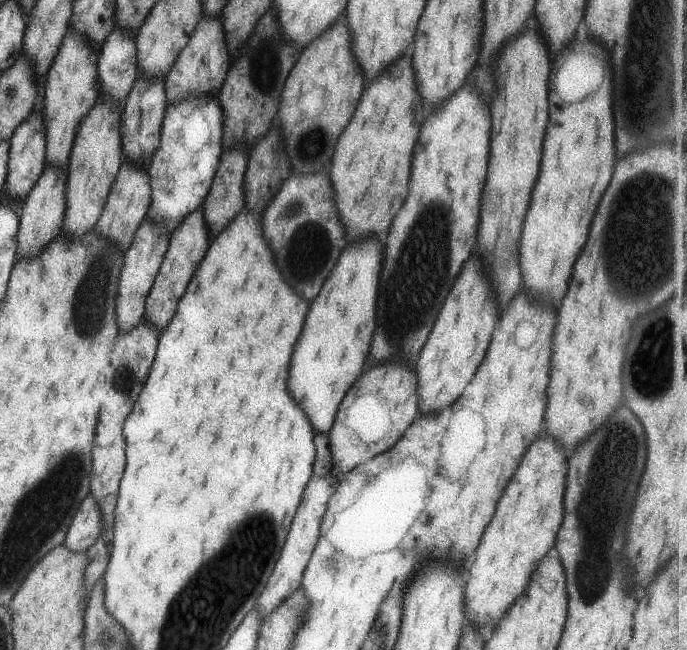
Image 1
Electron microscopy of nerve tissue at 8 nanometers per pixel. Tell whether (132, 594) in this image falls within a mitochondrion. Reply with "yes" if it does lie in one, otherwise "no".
no

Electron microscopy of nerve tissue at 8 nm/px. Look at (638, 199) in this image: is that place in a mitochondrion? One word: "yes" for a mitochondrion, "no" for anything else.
yes

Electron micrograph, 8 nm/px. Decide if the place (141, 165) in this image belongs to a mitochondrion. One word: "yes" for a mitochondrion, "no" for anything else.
no

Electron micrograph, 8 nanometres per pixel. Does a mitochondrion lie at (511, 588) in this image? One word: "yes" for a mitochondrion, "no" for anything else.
no

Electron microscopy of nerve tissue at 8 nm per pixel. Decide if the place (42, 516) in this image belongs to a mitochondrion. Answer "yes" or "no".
yes

